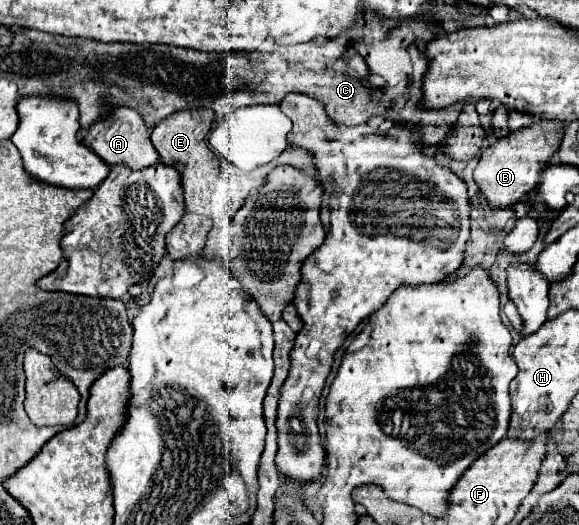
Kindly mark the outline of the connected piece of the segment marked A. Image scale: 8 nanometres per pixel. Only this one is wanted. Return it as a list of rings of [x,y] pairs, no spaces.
[[[117,107],[117,109],[113,109],[113,113],[111,113],[109,119],[93,123],[91,129],[87,131],[83,143],[95,155],[99,155],[109,167],[113,167],[113,165],[125,165],[125,167],[137,171],[137,169],[151,167],[153,163],[159,161],[159,155],[157,155],[155,147],[151,145],[149,131],[147,131],[143,119],[141,119],[141,115],[137,111],[133,111],[133,109],[127,109],[127,107]]]

